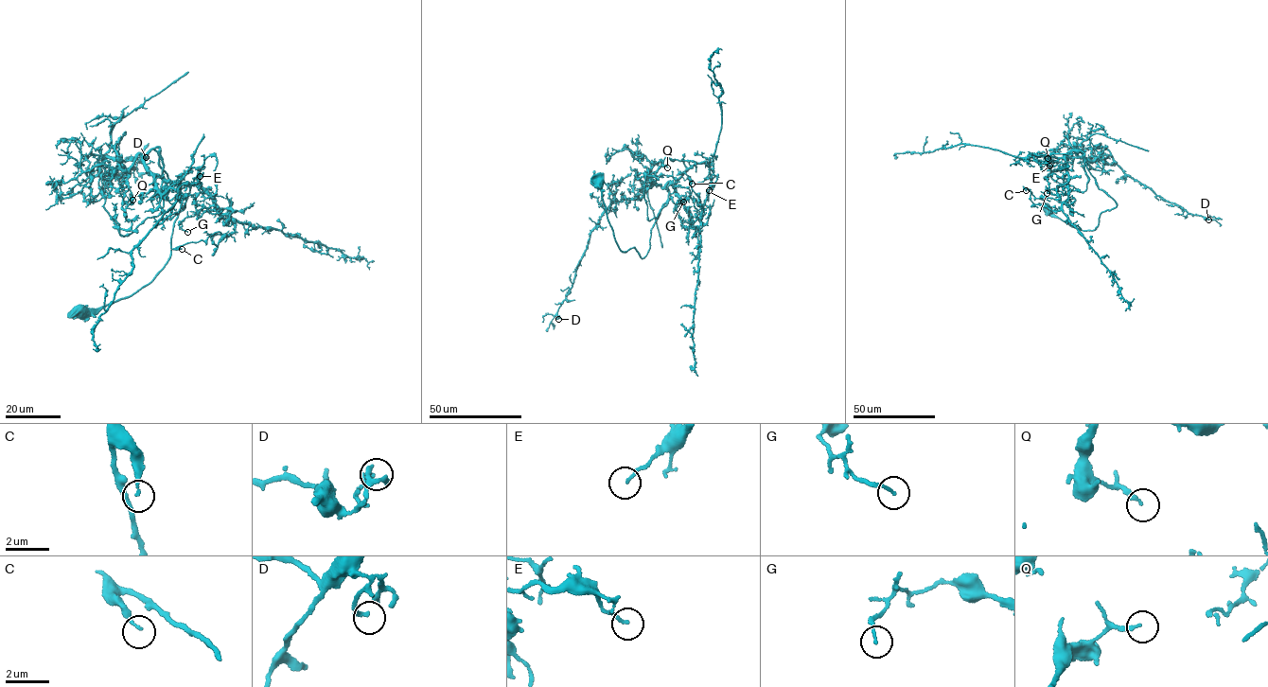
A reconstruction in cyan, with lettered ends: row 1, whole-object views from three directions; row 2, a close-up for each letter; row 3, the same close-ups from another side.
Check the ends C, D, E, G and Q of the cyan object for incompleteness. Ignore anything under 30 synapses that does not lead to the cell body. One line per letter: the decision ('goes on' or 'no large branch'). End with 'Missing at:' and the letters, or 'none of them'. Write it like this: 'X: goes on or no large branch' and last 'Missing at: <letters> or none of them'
C: no large branch
D: no large branch
E: no large branch
G: no large branch
Q: no large branch
Missing at: none of them

